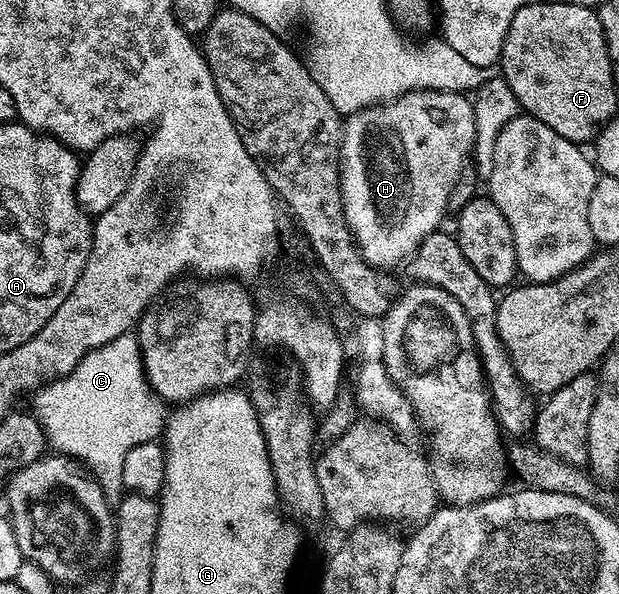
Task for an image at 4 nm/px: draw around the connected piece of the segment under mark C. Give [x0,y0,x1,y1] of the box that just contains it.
[34,335,166,499]

